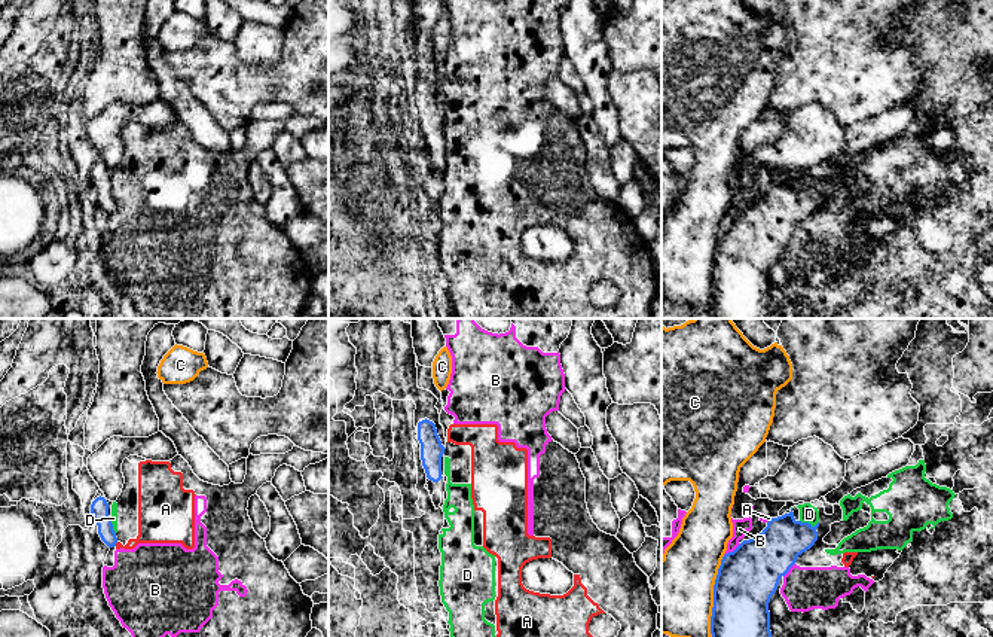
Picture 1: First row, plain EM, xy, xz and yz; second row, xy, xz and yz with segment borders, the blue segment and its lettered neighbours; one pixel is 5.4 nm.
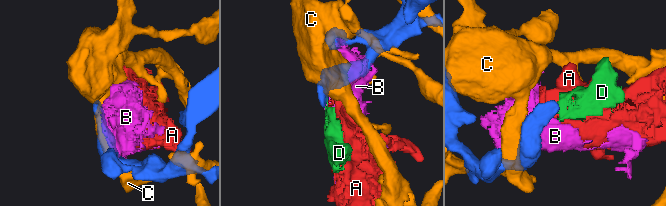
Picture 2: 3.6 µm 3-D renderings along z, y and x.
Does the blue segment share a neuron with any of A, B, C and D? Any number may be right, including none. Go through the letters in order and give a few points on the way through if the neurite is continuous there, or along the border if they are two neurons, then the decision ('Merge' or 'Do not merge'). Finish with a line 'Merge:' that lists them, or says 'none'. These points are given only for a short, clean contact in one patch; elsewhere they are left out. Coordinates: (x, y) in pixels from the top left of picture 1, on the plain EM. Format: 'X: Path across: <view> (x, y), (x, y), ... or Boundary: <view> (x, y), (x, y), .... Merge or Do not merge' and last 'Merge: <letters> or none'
A: Boundary: xy (118, 209), (115, 212). Do not merge
B: Do not merge
C: Do not merge
D: Boundary: yz (800, 186), (813, 192), (818, 189). Do not merge
Merge: none

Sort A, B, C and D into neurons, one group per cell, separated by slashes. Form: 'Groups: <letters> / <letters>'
Groups: A B D / C

